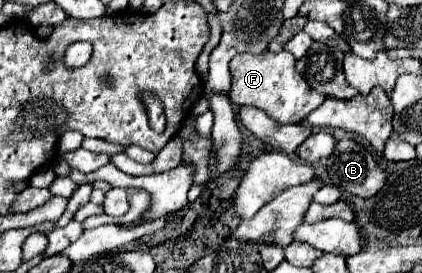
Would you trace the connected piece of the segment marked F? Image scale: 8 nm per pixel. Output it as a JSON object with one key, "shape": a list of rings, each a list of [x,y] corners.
{"shape":[[[269,50],[261,54],[241,54],[231,60],[231,76],[233,86],[229,98],[237,106],[257,106],[267,116],[275,118],[281,124],[289,122],[303,122],[323,100],[325,96],[311,90],[305,78],[295,70],[293,54],[281,50],[273,54]]]}

